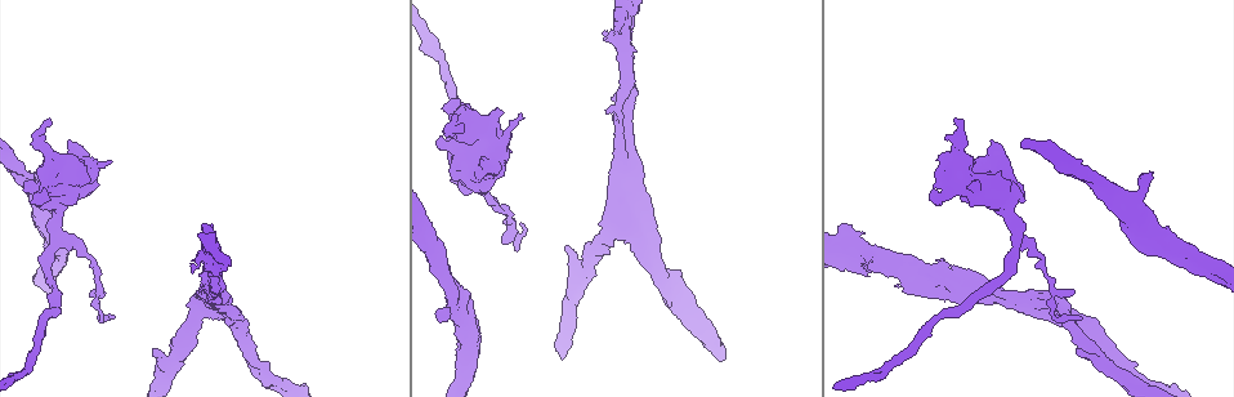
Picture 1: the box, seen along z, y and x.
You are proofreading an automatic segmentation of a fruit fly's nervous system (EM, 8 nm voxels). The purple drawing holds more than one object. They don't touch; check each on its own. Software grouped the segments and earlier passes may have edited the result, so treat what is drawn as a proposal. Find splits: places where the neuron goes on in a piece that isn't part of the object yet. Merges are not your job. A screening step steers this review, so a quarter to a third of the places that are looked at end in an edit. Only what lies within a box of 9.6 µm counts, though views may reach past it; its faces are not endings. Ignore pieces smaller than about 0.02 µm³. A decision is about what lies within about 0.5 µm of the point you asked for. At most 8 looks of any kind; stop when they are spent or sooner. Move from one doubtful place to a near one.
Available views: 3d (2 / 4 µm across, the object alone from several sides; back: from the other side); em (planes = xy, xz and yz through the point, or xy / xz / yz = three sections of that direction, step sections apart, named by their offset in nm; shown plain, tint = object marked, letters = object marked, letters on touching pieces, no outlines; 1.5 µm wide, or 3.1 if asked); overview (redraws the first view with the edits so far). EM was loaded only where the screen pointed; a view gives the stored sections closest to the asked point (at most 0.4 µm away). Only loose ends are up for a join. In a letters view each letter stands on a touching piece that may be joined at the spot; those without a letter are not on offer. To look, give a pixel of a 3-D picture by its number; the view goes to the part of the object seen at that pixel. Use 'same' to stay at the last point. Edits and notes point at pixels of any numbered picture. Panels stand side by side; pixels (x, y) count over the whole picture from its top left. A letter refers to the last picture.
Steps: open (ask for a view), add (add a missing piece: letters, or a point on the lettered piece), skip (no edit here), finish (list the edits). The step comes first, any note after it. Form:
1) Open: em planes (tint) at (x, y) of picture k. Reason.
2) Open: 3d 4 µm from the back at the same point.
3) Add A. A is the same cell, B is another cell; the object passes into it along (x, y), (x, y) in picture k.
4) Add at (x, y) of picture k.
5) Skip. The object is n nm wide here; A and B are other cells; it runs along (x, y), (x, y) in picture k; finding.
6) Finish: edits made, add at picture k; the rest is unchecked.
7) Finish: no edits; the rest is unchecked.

Open: 3d 4 µm at (1078, 351) of picture 1. Free end.

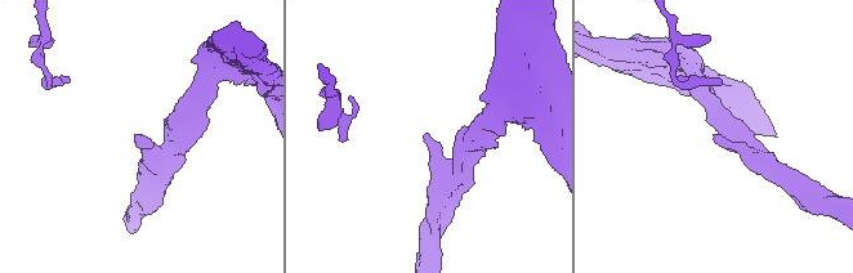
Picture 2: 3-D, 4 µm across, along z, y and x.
Open: em planes (tint) at (428, 135) of picture 2.

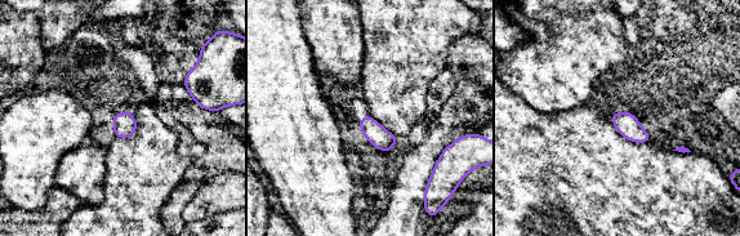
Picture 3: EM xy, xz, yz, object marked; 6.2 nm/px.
Open: em planes (letters) at the same point.

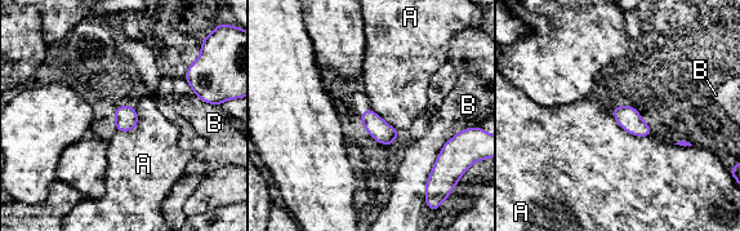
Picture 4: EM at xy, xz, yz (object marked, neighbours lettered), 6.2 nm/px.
Skip. A and B are other cells; a border runs along (611, 107), (625, 130), (650, 137) in picture 4; none of them fits.

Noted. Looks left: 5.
Open: em xz step 4 (letters) at (36, 175) of picture 1. Free end.

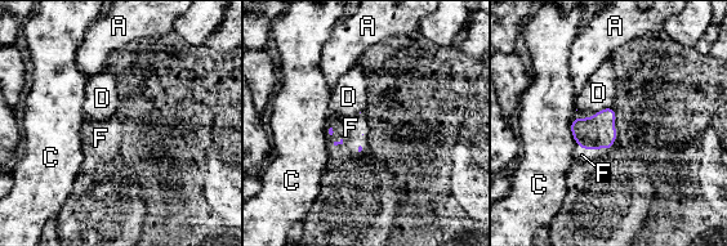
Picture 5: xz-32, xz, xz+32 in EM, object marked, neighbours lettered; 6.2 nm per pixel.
Open: em planes (letters) at the same point. Another direction.

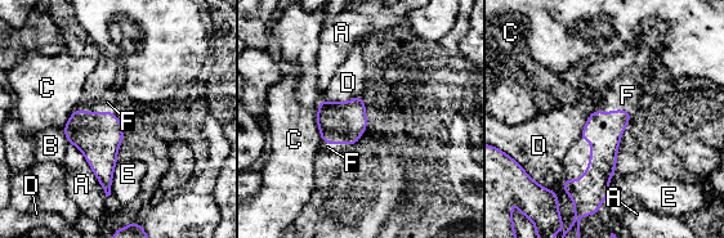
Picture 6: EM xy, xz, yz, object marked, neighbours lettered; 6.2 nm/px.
Add F. F is the same cell, A, B, C, D and E are other cells; the object passes into it along (98, 137), (94, 112), (107, 102) in picture 6; the neuron continues.

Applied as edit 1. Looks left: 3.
Open: overview. Redraw.

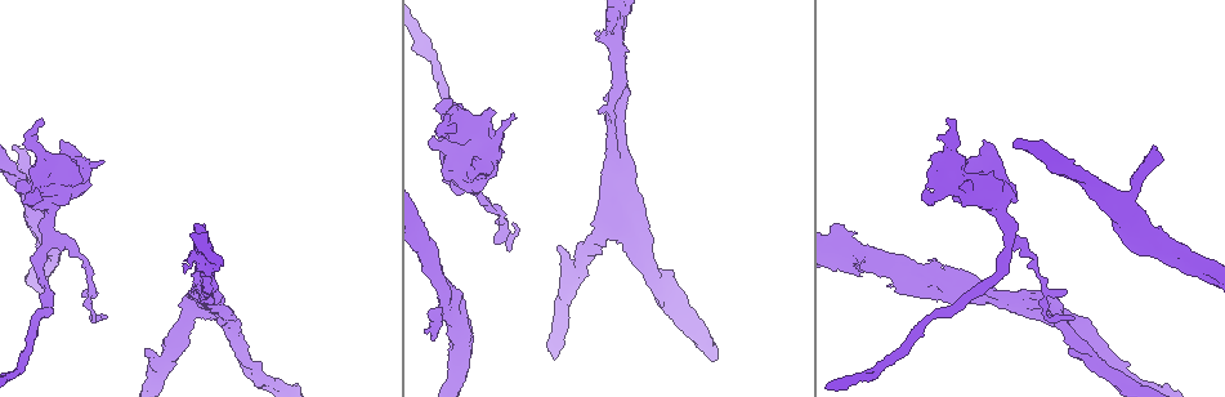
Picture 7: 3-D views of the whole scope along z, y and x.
Open: 3d 4 µm at (669, 270) of picture 7. Free end.

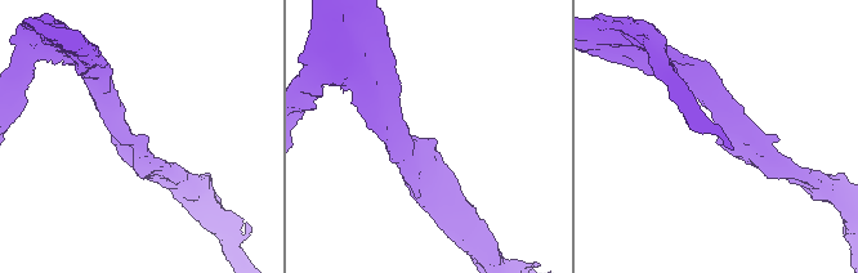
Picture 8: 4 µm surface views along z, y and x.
Open: em planes (letters) at (142, 136) of picture 8. The arms are 260, 280 nm wide.

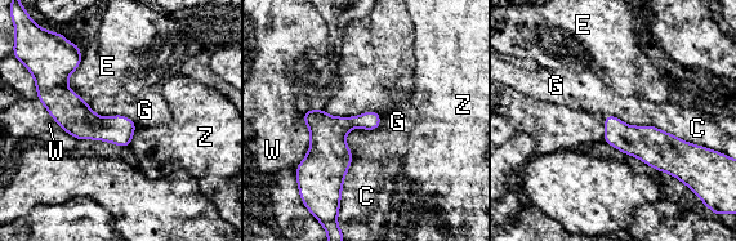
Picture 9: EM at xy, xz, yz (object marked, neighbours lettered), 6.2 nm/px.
Skip. C, E, G, W and Z are other cells; a border runs along (116, 114), (128, 116), (137, 125) in picture 9; none of them fits.

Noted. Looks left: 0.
Finish: edits made, add at picture 6; the rest is unchecked.

